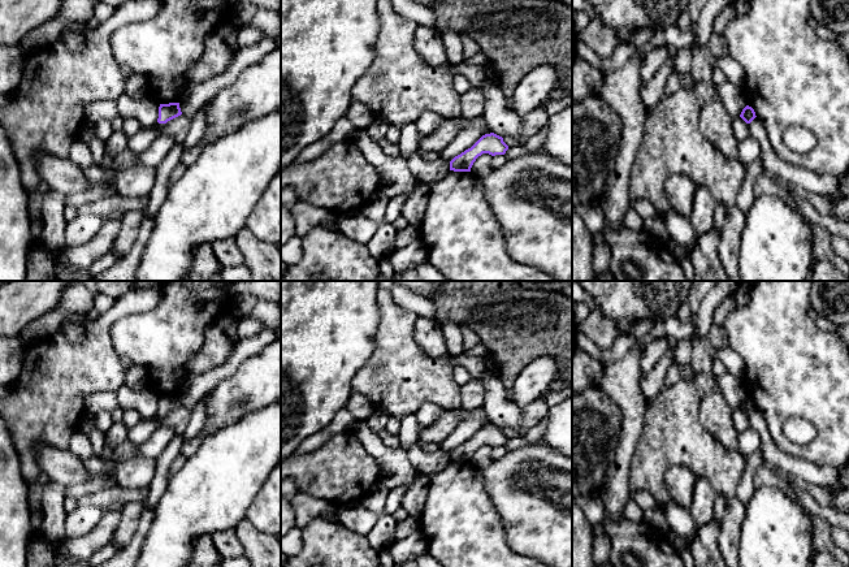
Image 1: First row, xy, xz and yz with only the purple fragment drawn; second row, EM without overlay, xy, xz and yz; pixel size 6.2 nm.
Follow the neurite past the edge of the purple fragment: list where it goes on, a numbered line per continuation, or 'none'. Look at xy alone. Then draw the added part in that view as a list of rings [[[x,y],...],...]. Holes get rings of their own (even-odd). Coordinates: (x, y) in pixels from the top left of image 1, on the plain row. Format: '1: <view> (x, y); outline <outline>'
none

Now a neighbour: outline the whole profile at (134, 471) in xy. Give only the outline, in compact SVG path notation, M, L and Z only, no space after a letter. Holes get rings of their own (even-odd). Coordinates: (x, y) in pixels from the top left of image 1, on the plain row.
M126 440L113 450L118 456L114 476L117 484L122 488L148 488L156 473L156 460L153 458L140 455L138 446L139 445Z

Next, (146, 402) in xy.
M124 384L114 390L114 394L122 410L133 408L140 414L142 419L151 419L157 414L160 395L151 389L135 391Z

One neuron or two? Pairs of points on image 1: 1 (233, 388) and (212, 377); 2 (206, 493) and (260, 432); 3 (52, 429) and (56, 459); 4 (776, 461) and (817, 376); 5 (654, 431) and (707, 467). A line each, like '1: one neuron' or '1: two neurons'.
1: two neurons
2: one neuron
3: two neurons
4: two neurons
5: one neuron

